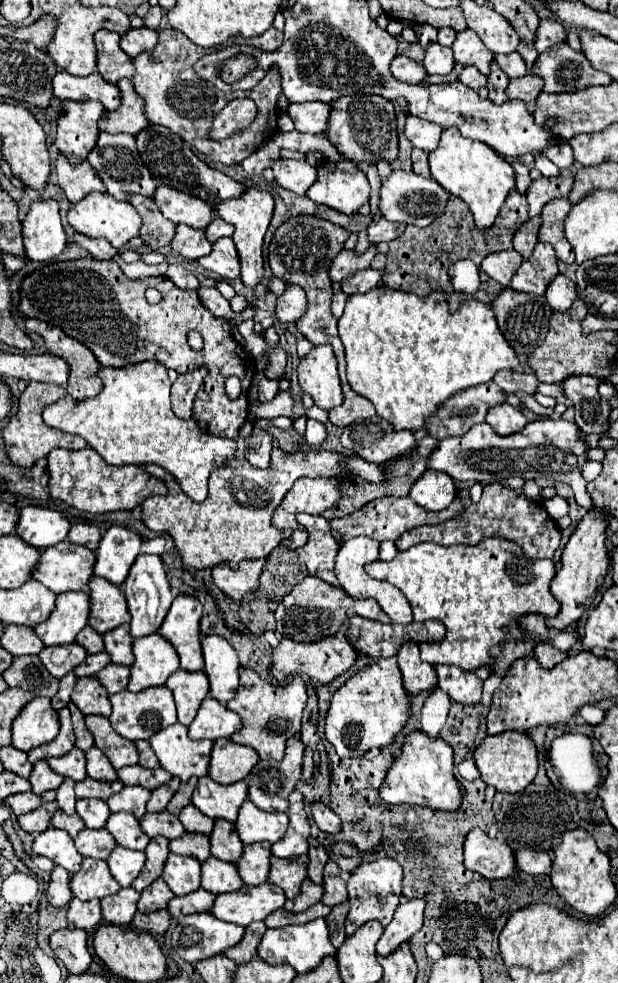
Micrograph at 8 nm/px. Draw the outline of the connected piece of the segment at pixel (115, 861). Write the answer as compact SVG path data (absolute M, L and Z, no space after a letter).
M117 846L111 852L111 856L107 858L107 864L111 868L111 874L115 876L115 880L119 880L121 886L131 886L135 876L145 866L145 852L137 852L137 850Z

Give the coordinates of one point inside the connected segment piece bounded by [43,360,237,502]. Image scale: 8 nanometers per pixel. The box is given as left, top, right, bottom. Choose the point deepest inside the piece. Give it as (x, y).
(131, 422)

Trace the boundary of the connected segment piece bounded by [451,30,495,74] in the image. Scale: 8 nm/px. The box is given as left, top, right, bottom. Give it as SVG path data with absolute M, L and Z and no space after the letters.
M473 30L459 32L451 48L455 52L455 62L459 62L461 66L477 66L481 74L489 74L489 64L493 62L495 54L485 48L481 38L477 38Z

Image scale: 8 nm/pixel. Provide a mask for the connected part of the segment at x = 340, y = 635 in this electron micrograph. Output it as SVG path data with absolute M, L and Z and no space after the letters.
M345 624L345 630L337 632L335 636L329 636L325 640L311 642L311 644L299 644L299 642L293 642L289 638L283 638L281 646L273 650L273 670L271 670L271 674L275 676L275 680L279 684L285 684L291 676L299 676L299 674L305 674L313 682L319 682L319 684L331 684L335 678L345 674L355 664L355 660L359 656L345 634L347 634L347 624Z

